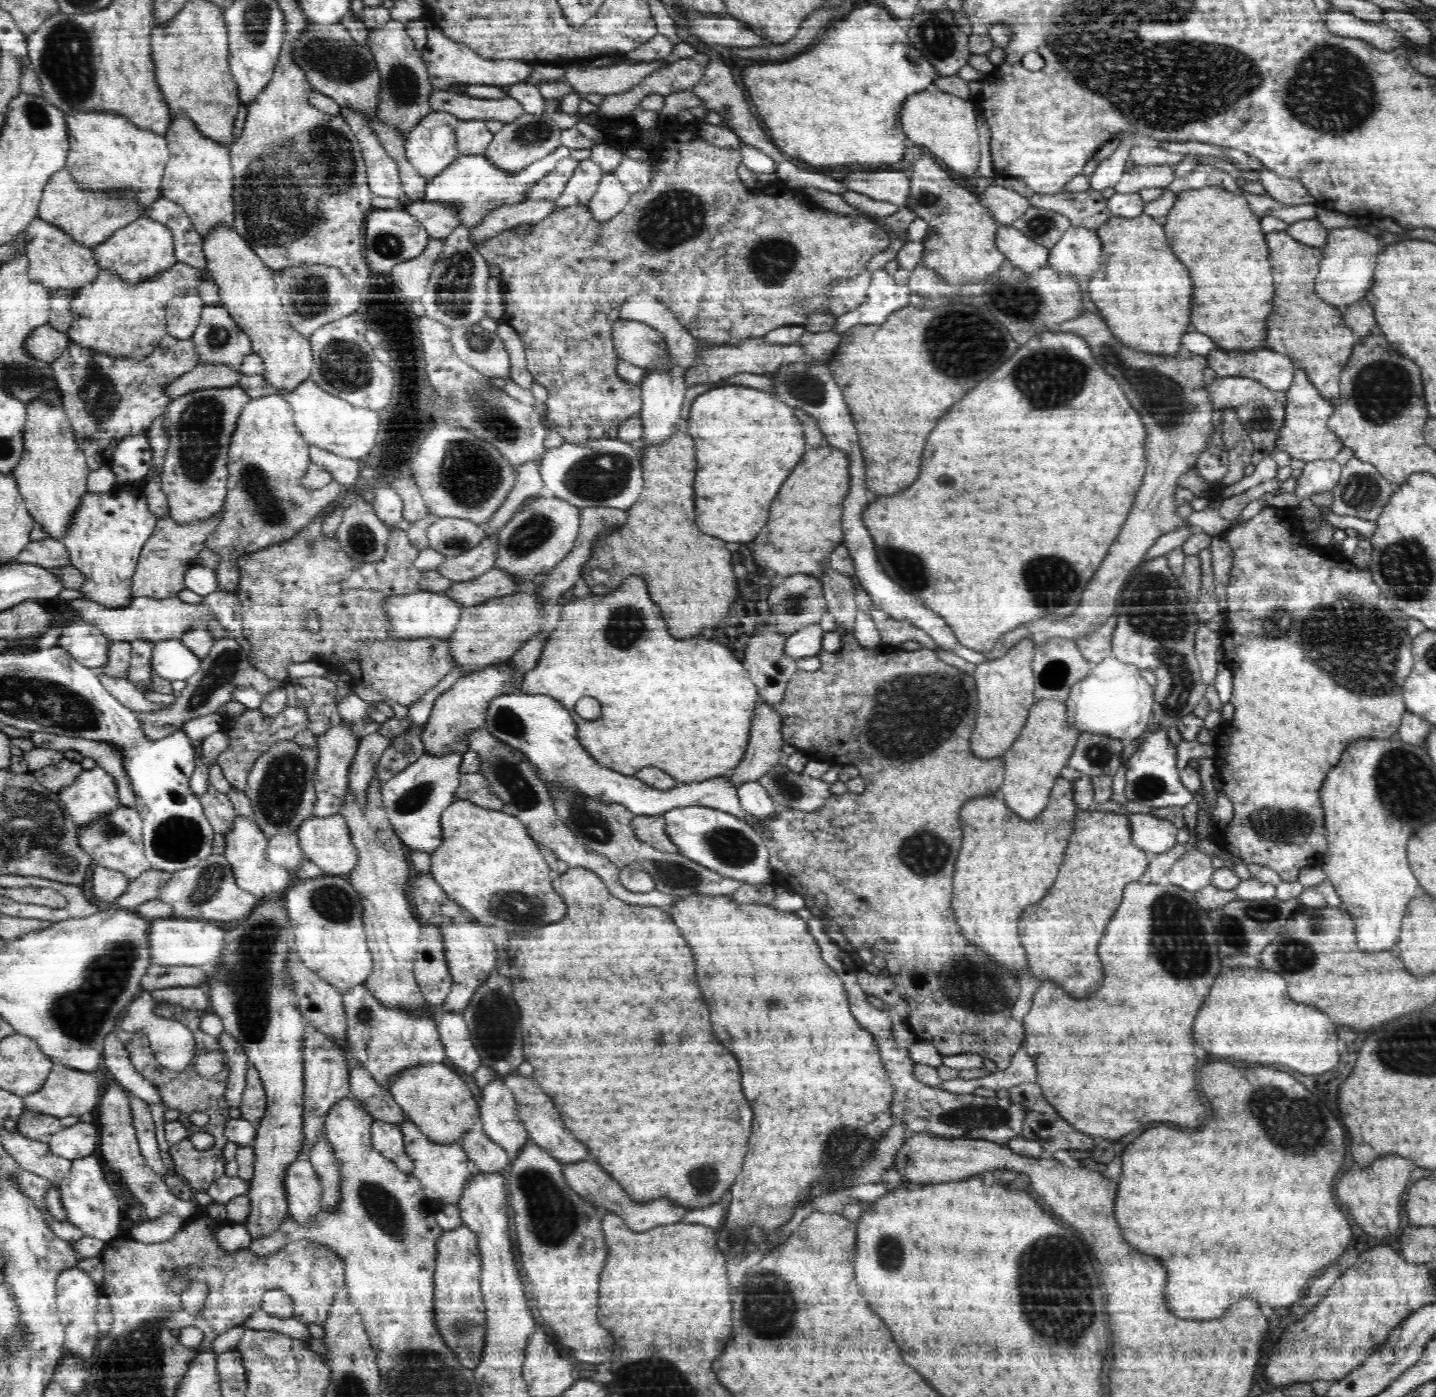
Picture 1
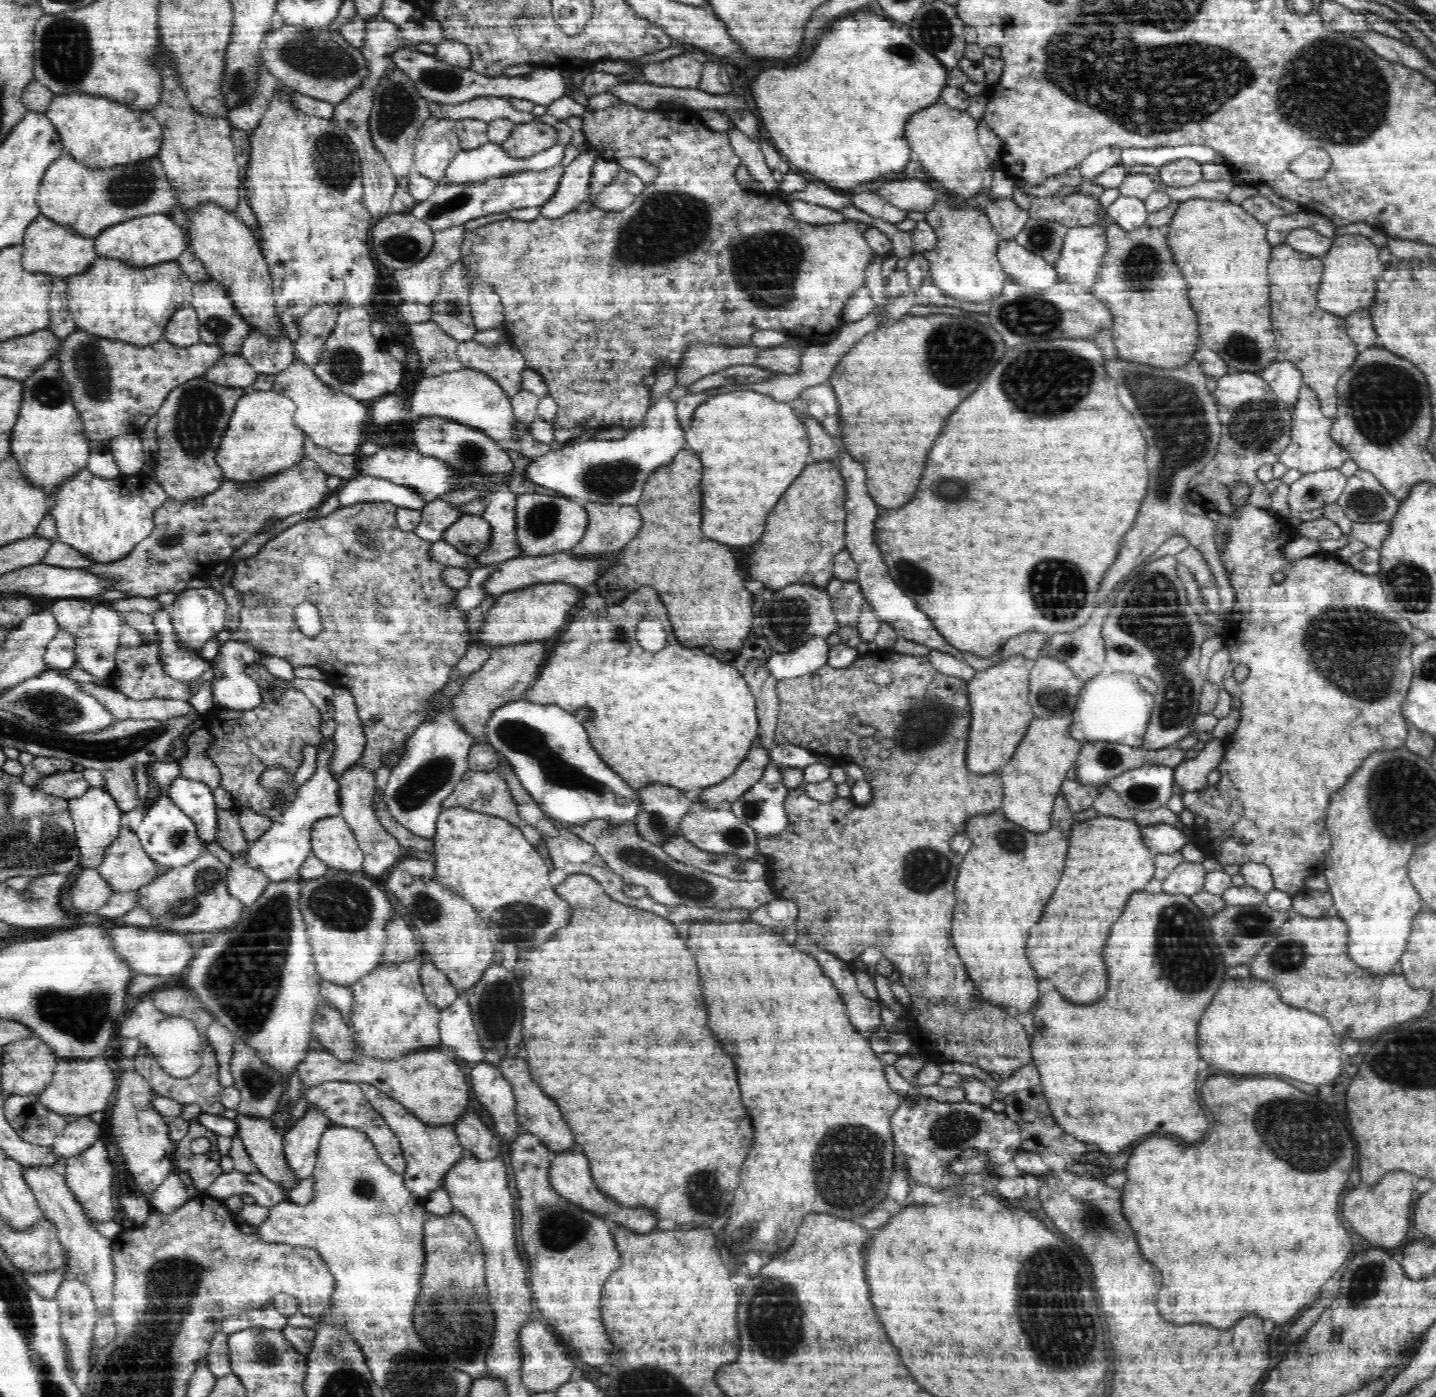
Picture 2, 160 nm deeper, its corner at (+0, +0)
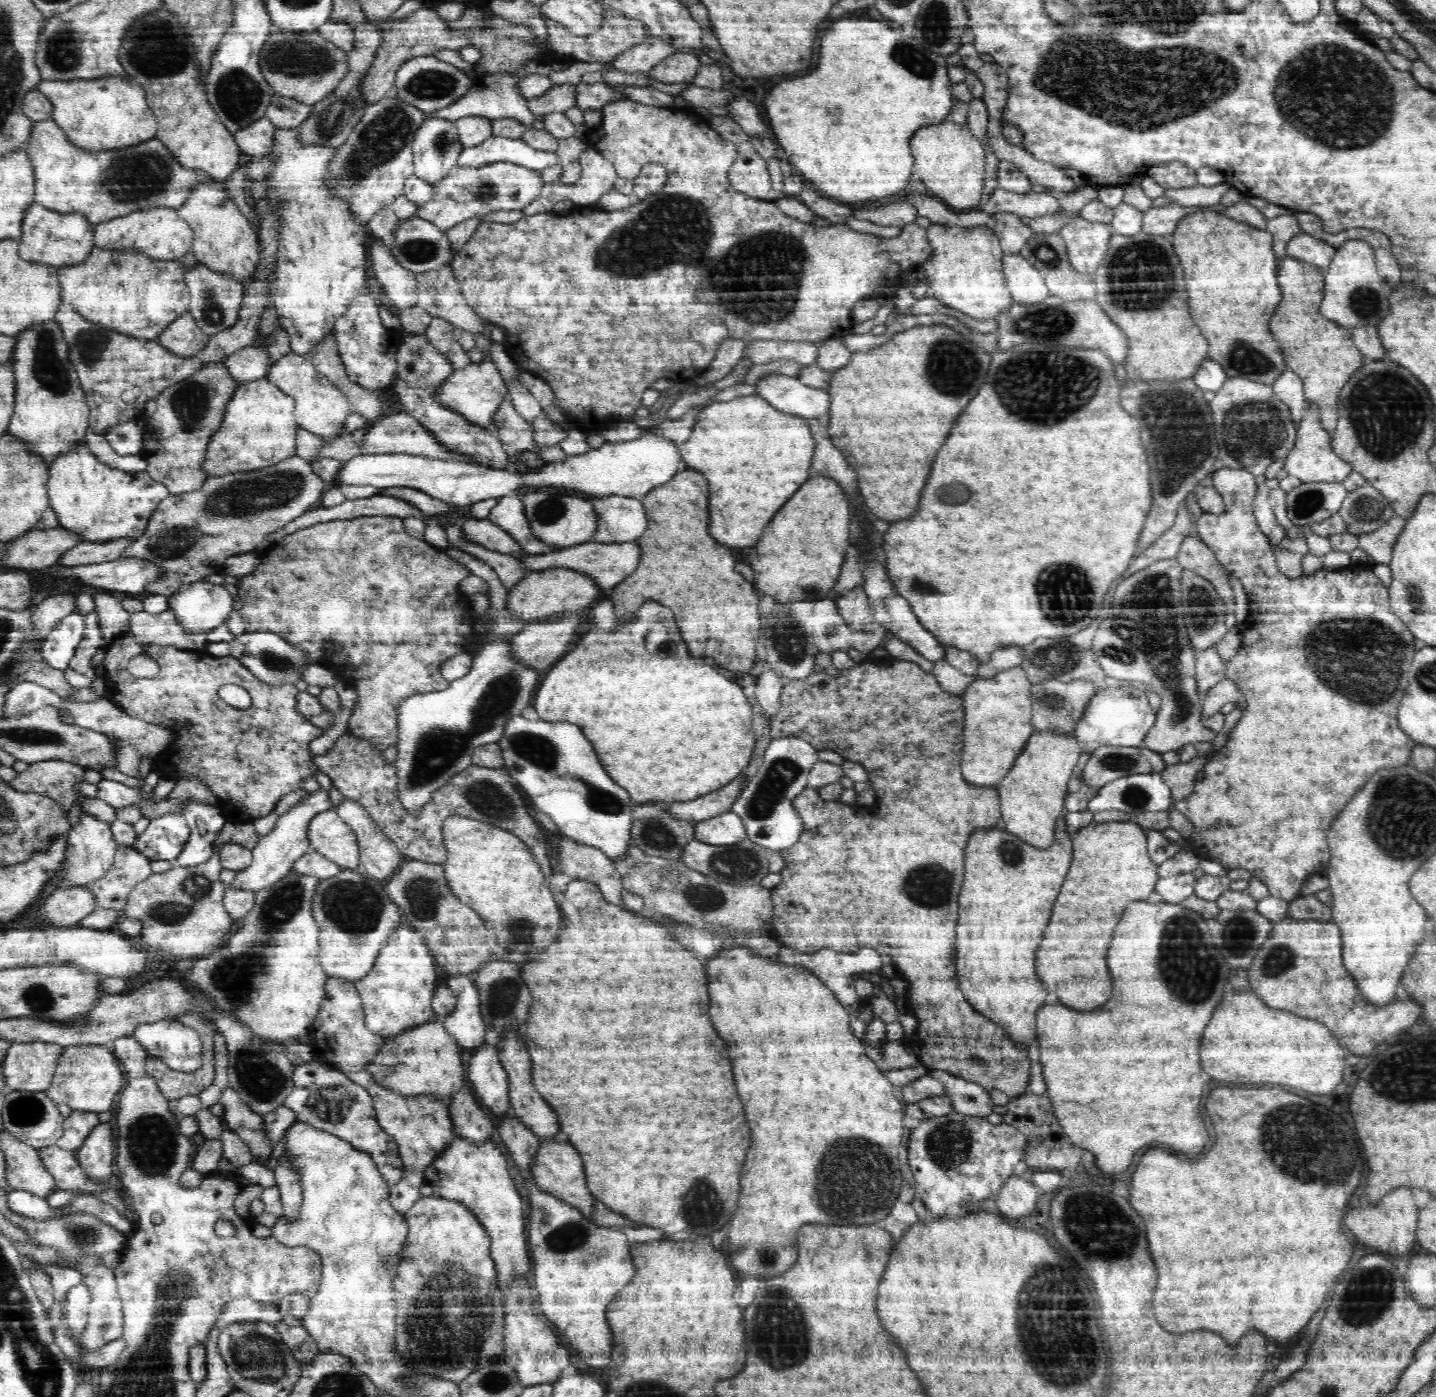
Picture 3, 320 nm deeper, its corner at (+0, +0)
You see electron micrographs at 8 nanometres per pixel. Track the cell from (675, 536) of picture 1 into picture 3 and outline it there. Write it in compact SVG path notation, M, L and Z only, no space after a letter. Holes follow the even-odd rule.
M686 467L676 472L666 484L647 492L642 504L648 517L648 530L640 540L636 540L636 544L640 544L644 556L636 572L608 593L619 624L632 620L642 606L642 600L650 596L650 600L658 600L660 604L672 608L676 624L680 626L682 638L692 656L720 660L720 666L732 672L750 670L754 666L762 631L758 594L742 578L742 574L734 570L736 558L726 556L730 550L708 534L708 488L704 476ZM730 598L734 604L728 604Z

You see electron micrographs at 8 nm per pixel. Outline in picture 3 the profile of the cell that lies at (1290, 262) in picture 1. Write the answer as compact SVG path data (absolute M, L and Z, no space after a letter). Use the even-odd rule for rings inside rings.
M1282 257L1278 282L1282 288L1282 302L1272 316L1270 330L1278 340L1286 368L1302 379L1304 396L1318 405L1321 423L1332 434L1338 422L1338 394L1350 376L1362 366L1362 356L1350 336L1350 330L1328 320L1319 311L1324 294L1325 275L1314 264L1296 257Z

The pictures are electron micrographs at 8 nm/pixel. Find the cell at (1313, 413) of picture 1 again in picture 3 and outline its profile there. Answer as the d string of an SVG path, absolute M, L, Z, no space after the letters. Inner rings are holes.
M1310 403L1304 410L1302 420L1297 427L1297 441L1294 448L1283 459L1283 468L1289 475L1299 478L1301 482L1344 482L1352 474L1353 466L1342 460L1333 451L1332 434L1321 423L1317 404Z

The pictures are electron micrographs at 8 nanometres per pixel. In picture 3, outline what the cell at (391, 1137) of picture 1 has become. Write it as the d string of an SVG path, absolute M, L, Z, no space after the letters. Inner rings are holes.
M316 1061L306 1062L295 1068L293 1084L293 1090L286 1098L285 1106L296 1113L299 1122L341 1137L342 1140L348 1140L362 1152L368 1152L380 1169L382 1178L385 1178L391 1188L403 1180L404 1163L398 1143L390 1133L380 1127L373 1100L362 1086L348 1079L340 1070L329 1070L327 1066Z

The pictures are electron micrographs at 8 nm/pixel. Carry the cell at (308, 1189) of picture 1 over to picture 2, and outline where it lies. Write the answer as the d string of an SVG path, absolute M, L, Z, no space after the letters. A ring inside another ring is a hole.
M239 1113L235 1120L238 1124L237 1135L243 1140L244 1148L258 1172L283 1192L284 1199L290 1199L290 1194L298 1186L299 1178L286 1160L282 1139L275 1137L274 1122L251 1119L250 1116Z

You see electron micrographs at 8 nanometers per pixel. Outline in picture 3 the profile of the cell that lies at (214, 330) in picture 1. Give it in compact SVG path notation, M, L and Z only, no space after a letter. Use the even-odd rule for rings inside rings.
M198 262L185 269L185 281L189 285L188 311L195 318L204 335L211 337L238 324L244 290L235 278L230 275L218 274Z

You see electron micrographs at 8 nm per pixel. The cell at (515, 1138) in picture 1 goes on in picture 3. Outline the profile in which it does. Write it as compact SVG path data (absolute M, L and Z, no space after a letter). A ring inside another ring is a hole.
M484 1043L477 1047L472 1053L469 1066L470 1073L466 1080L472 1084L476 1096L496 1116L504 1116L510 1106L510 1098L508 1077L499 1059L498 1046Z

